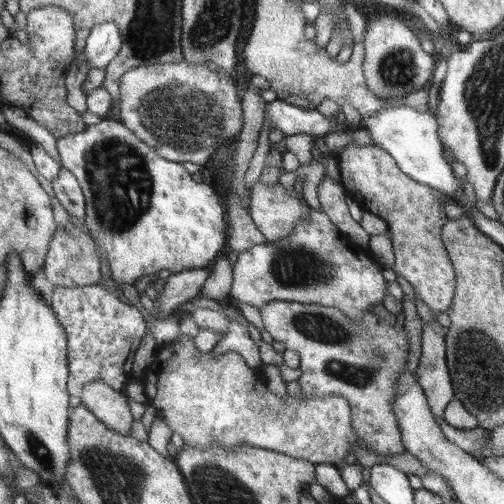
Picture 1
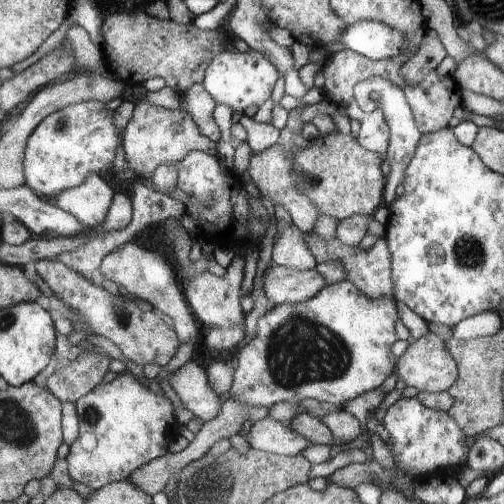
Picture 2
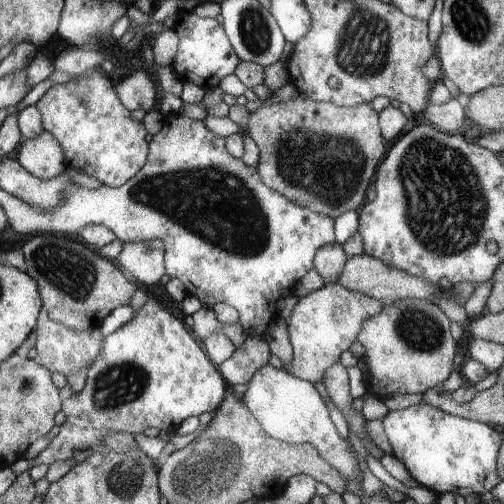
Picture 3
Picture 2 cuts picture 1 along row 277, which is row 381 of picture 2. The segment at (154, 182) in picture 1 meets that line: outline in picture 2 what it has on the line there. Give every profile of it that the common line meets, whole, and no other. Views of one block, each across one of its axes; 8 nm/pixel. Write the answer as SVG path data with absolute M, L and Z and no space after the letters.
M127 370L117 374L109 384L95 386L73 406L79 418L79 436L69 444L65 456L67 474L71 482L81 482L91 490L127 480L137 468L165 456L169 444L179 436L173 404L163 392L155 394Z

